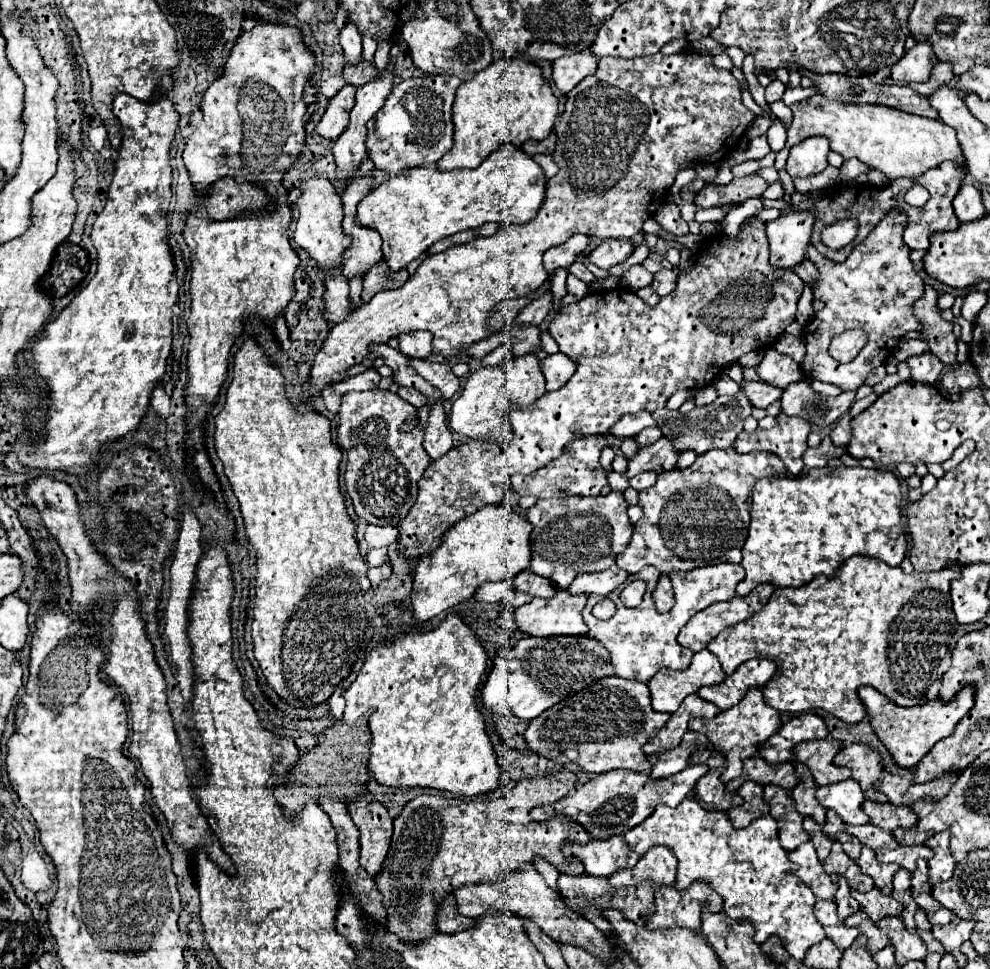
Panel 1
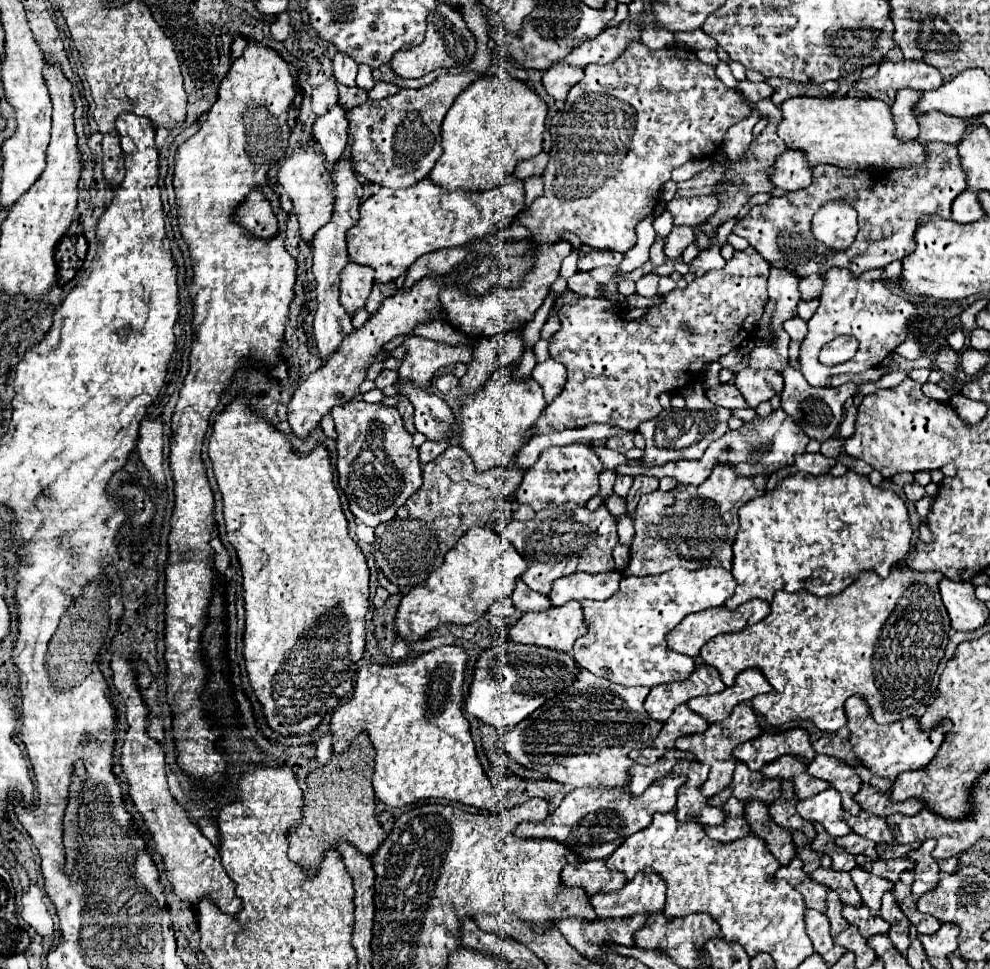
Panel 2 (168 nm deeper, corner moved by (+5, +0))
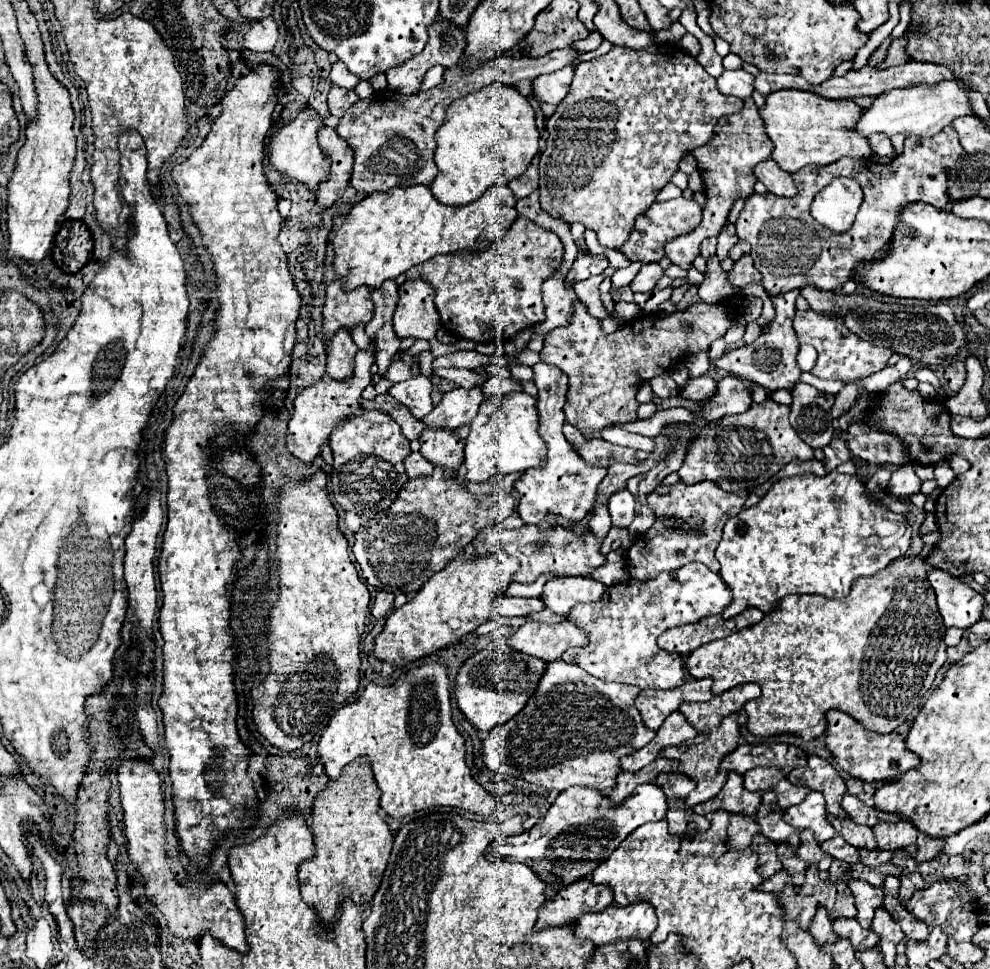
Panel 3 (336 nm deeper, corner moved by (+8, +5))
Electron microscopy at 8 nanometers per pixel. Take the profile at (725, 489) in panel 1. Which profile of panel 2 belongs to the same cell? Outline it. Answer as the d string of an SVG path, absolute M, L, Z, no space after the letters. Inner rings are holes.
M715 464L711 476L699 486L677 484L669 492L655 490L641 494L641 500L633 512L635 536L623 574L655 576L677 566L687 570L701 570L709 566L731 570L733 544L739 528L737 510L747 500L765 494L767 478L767 474L739 476L731 464Z

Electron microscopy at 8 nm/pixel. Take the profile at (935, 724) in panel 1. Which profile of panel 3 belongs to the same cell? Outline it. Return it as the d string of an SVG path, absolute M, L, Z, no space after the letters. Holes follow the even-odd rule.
M828 711L828 725L824 731L826 749L832 753L842 771L862 781L892 781L904 775L906 771L918 767L918 755L906 749L904 739L894 731L892 735L876 735L872 731L864 731L856 719L844 715L842 711Z

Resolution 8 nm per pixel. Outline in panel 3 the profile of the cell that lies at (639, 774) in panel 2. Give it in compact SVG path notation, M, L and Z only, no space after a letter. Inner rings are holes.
M622 771L622 773L616 777L616 787L608 793L608 799L610 799L614 805L622 803L628 795L632 795L632 791L636 789L636 785L640 785L638 773Z

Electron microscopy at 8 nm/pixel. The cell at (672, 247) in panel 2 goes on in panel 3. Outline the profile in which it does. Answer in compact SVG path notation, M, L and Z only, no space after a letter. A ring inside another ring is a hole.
M744 99L744 107L742 111L734 113L734 115L726 115L722 117L716 127L714 127L714 137L702 145L696 147L694 157L698 161L698 171L704 179L706 185L706 209L704 209L704 219L702 223L690 231L688 235L680 237L680 239L672 239L672 243L668 243L666 247L666 257L682 267L682 269L690 269L692 261L700 255L700 243L706 237L714 237L720 233L720 229L726 225L726 217L728 211L732 209L732 205L738 199L748 199L754 193L754 167L760 161L766 161L772 153L772 141L764 135L764 123L758 115L758 107L754 103L754 99Z

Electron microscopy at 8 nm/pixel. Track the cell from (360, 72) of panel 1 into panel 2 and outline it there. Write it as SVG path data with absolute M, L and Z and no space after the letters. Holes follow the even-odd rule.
M339 84L337 90L339 90L339 104L343 104L343 108L347 108L347 110L353 108L353 106L359 106L363 102L367 102L369 90L365 90L365 88L359 88L359 86L349 88L349 86Z

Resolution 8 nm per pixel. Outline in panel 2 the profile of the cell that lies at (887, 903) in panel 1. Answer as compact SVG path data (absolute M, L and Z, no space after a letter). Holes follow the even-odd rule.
M845 904L843 916L847 918L849 924L855 924L865 938L869 938L873 934L889 932L887 920L883 920L881 916L873 916L865 904L863 906L849 906L849 904Z

